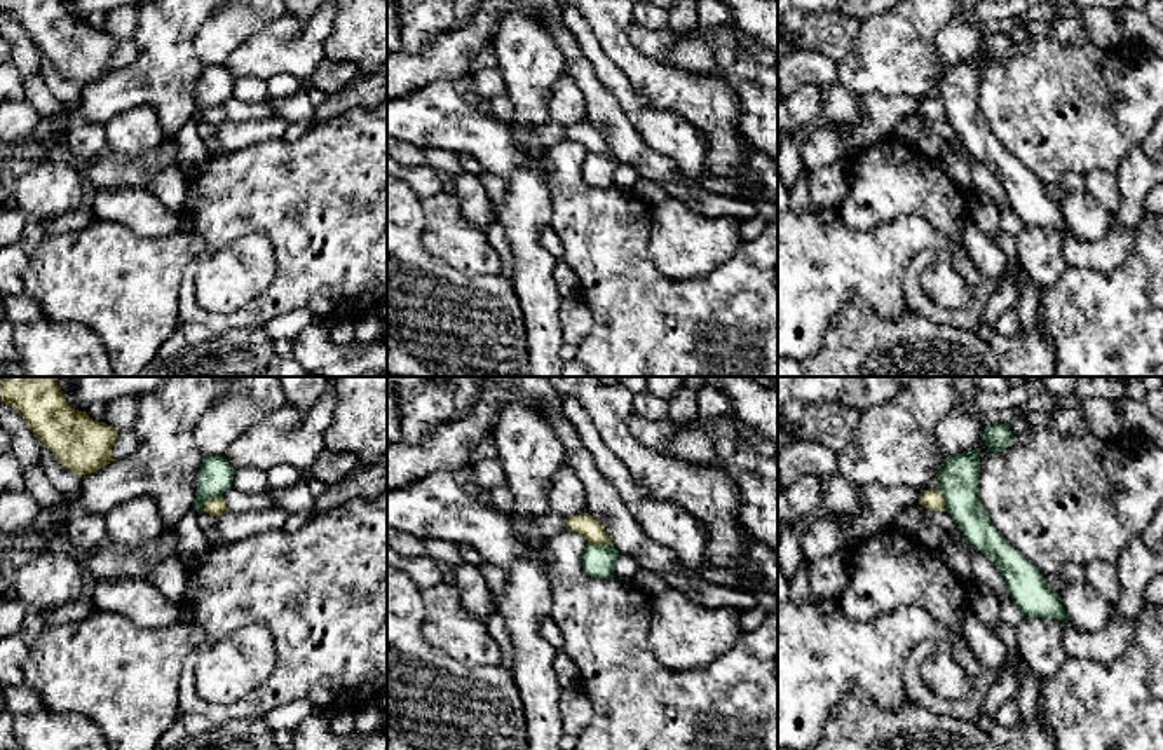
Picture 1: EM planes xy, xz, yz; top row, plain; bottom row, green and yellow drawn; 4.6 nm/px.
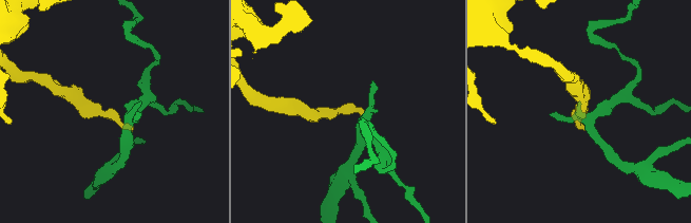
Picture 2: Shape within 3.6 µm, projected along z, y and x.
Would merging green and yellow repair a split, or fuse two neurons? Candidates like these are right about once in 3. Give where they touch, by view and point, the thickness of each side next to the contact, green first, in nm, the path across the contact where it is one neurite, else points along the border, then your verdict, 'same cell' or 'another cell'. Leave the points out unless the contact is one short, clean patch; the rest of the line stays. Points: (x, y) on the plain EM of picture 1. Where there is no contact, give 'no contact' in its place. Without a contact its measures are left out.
contact xy (208, 107); calibres 160 and 90 nm; border xy (220, 105), (210, 107), (203, 119); another cell

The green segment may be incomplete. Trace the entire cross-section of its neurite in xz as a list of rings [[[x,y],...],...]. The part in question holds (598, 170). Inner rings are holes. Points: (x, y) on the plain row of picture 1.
[[[586,153],[582,160],[582,180],[596,188],[612,188],[619,160],[614,155]]]

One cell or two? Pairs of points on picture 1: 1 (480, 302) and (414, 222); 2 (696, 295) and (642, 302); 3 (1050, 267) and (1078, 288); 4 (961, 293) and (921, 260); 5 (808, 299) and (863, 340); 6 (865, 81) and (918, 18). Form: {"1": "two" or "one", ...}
{"1": "one", "2": "one", "3": "two", "4": "two", "5": "two", "6": "one"}

